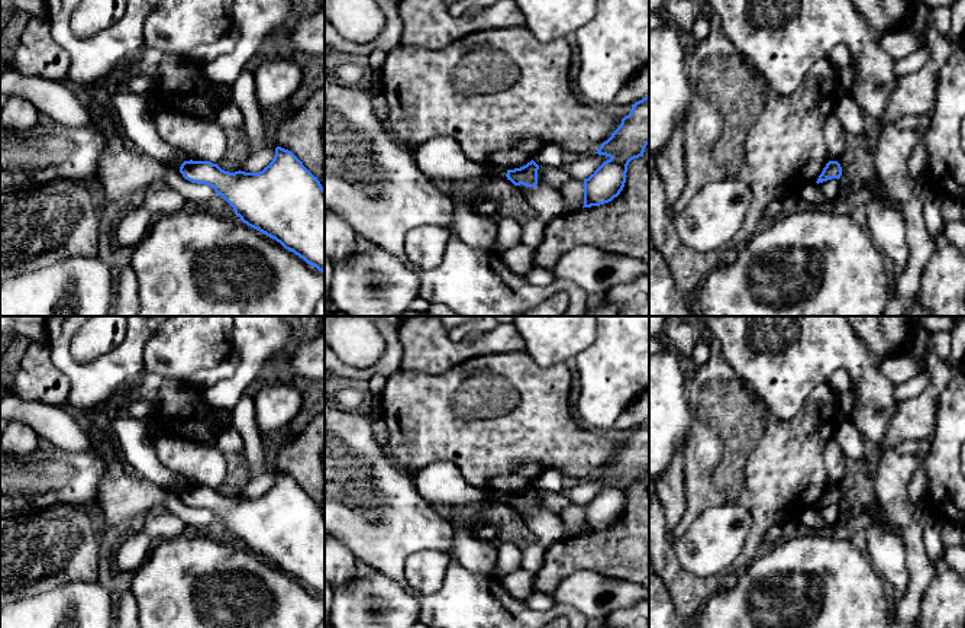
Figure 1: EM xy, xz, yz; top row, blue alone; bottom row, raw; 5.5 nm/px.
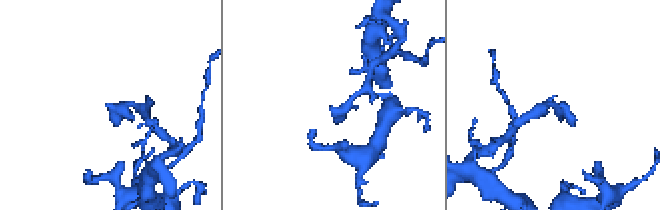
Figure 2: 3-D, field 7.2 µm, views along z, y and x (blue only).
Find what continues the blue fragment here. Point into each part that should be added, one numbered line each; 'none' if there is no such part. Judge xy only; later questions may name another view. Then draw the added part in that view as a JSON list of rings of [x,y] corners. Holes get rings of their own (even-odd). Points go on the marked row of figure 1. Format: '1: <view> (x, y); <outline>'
none

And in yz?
none

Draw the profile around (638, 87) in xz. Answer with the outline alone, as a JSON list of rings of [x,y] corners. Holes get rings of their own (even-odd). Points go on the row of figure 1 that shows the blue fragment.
[[[642,68],[614,99],[617,106],[632,106],[649,94],[649,68]]]

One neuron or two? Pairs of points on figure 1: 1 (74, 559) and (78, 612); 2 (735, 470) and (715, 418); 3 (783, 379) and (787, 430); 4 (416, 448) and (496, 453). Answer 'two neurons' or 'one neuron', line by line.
1: two neurons
2: one neuron
3: two neurons
4: one neuron

